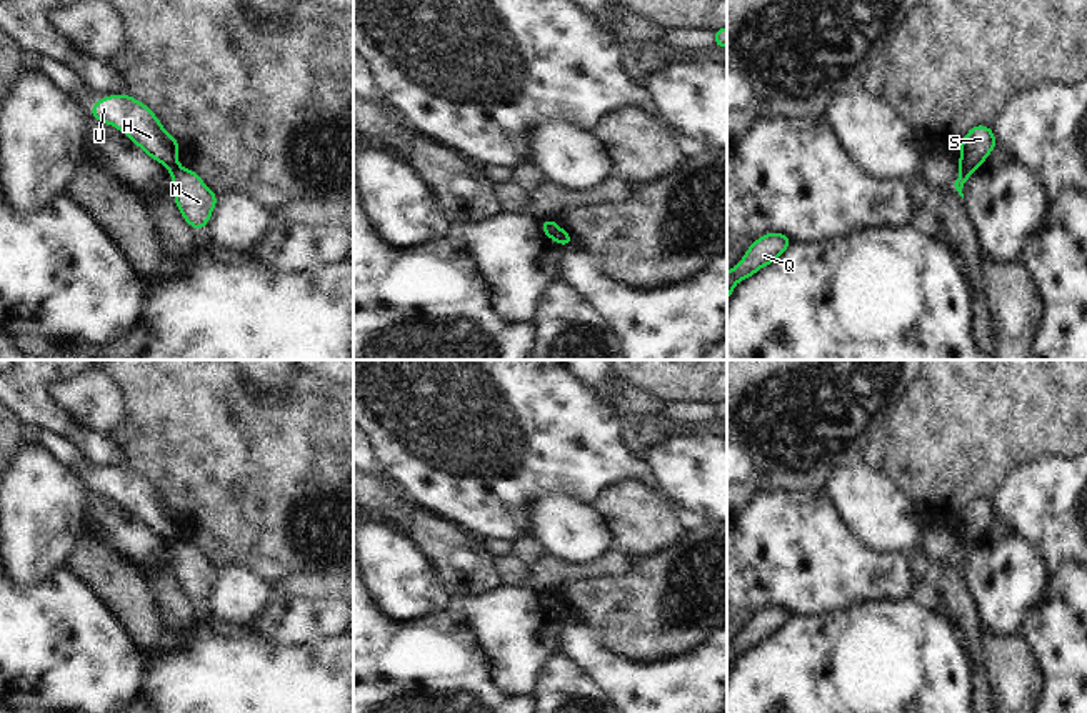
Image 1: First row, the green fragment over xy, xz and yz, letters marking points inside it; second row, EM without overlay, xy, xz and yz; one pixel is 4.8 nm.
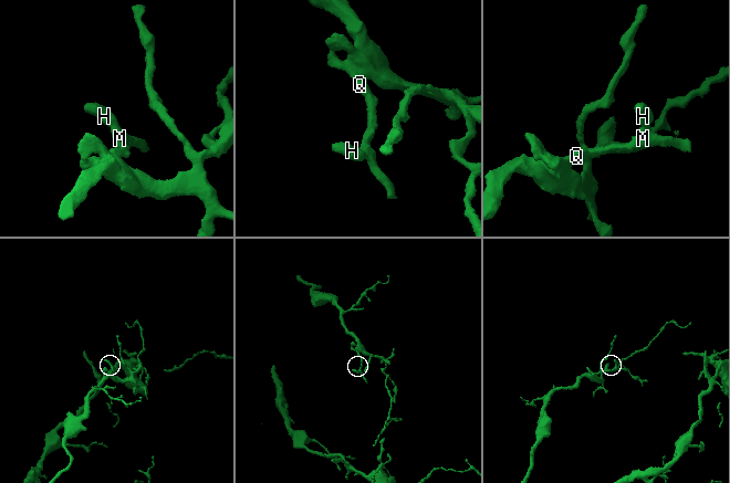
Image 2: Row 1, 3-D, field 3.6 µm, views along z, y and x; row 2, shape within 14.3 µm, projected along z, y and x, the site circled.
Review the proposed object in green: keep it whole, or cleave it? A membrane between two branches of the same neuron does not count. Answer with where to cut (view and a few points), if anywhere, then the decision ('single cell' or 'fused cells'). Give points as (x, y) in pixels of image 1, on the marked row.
xz (546, 220), (552, 229), (561, 230), (559, 242) | fused cells

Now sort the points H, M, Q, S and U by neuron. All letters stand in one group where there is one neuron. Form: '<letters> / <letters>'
H S U / M Q

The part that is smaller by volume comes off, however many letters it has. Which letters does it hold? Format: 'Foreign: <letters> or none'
Foreign: H, S, U

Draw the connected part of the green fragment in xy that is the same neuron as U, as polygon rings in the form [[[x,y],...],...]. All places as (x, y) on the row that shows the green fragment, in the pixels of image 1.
[[[125,95],[98,98],[90,115],[123,132],[132,143],[138,145],[150,158],[172,170],[178,165],[178,140],[168,135],[157,115],[143,103]]]

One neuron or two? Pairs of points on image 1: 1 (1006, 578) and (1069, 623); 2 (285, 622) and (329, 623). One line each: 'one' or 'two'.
1: two
2: one

